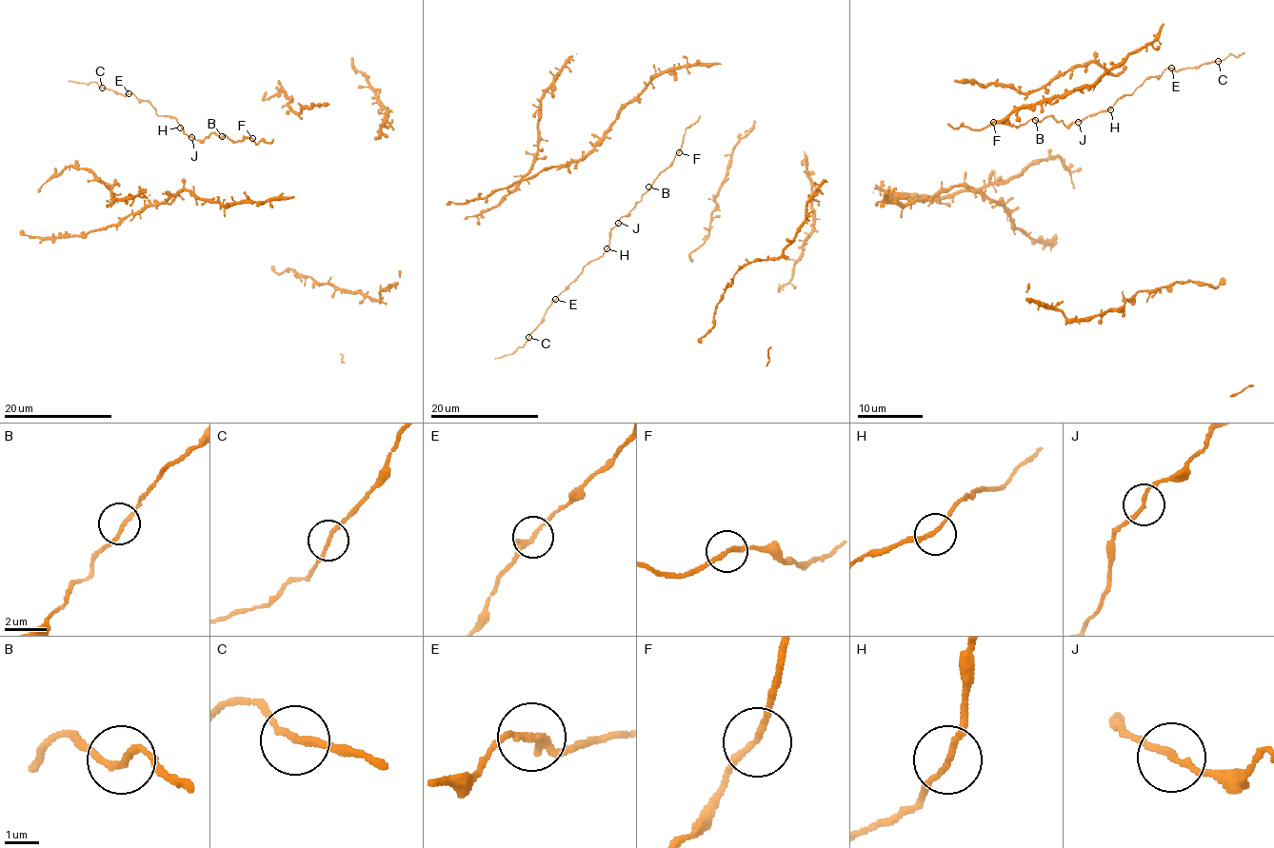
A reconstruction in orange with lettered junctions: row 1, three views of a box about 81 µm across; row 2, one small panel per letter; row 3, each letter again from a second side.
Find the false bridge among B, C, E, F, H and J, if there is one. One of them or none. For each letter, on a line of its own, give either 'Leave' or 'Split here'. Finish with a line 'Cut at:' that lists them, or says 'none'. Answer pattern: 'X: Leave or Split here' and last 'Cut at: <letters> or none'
B: Leave
C: Leave
E: Leave
F: Leave
H: Leave
J: Leave
Cut at: none

